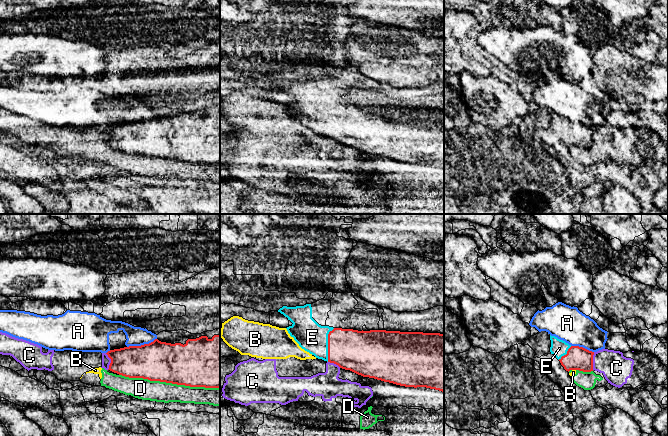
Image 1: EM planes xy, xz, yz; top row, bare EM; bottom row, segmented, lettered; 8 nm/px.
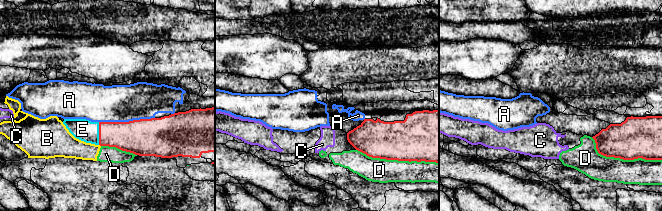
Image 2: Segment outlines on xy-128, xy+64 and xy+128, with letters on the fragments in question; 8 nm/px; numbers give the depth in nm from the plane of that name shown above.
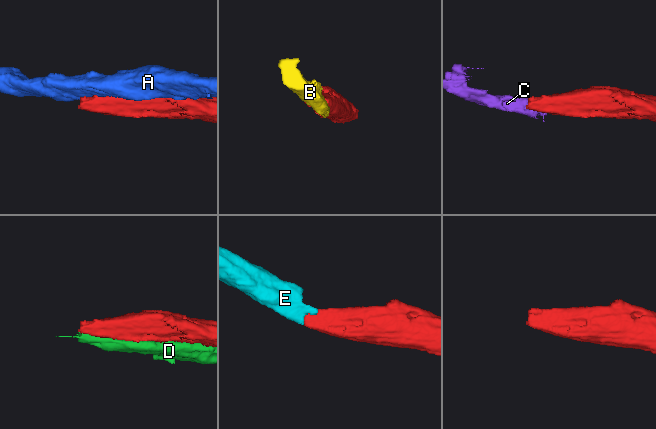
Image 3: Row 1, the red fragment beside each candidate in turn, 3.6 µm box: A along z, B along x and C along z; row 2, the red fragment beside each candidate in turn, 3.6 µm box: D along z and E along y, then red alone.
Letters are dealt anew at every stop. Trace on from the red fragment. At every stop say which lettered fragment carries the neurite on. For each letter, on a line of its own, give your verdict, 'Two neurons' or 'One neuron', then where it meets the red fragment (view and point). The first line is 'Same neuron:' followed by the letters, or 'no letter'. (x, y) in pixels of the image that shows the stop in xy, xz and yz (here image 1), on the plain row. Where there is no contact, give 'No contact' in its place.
Same neuron: E
A: Two neurons. Touches red at xy (141, 121)
B: Two neurons. Touches red at yz (574, 145)
C: Two neurons. Touches red at yz (592, 137)
D: Two neurons. Touches red at xy (169, 158)
E: One neuron. Touches red at xz (328, 120)

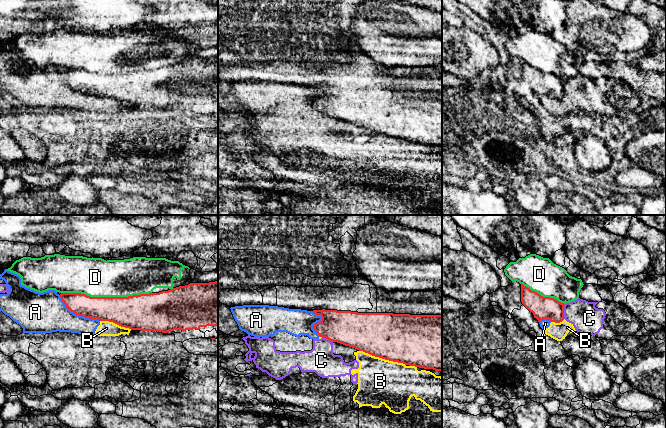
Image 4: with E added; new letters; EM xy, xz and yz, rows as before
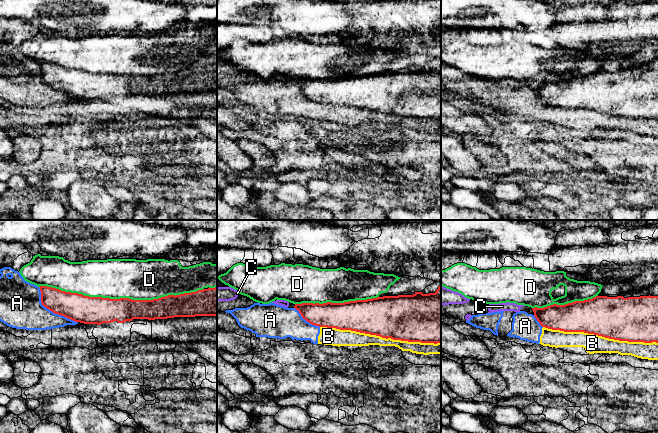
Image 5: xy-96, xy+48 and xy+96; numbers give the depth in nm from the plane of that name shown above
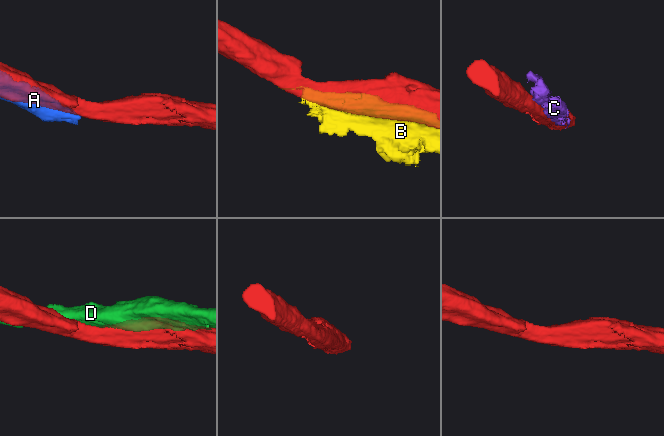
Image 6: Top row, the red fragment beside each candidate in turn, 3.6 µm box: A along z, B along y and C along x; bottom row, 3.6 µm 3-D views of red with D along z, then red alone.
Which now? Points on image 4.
Same neuron: no letter
A: Two neurons. Touches red at xy (77, 90)
B: Two neurons. Touches red at xz (382, 134)
C: Two neurons. Touches red at yz (563, 87)
D: Two neurons. Touches red at xy (106, 73)

